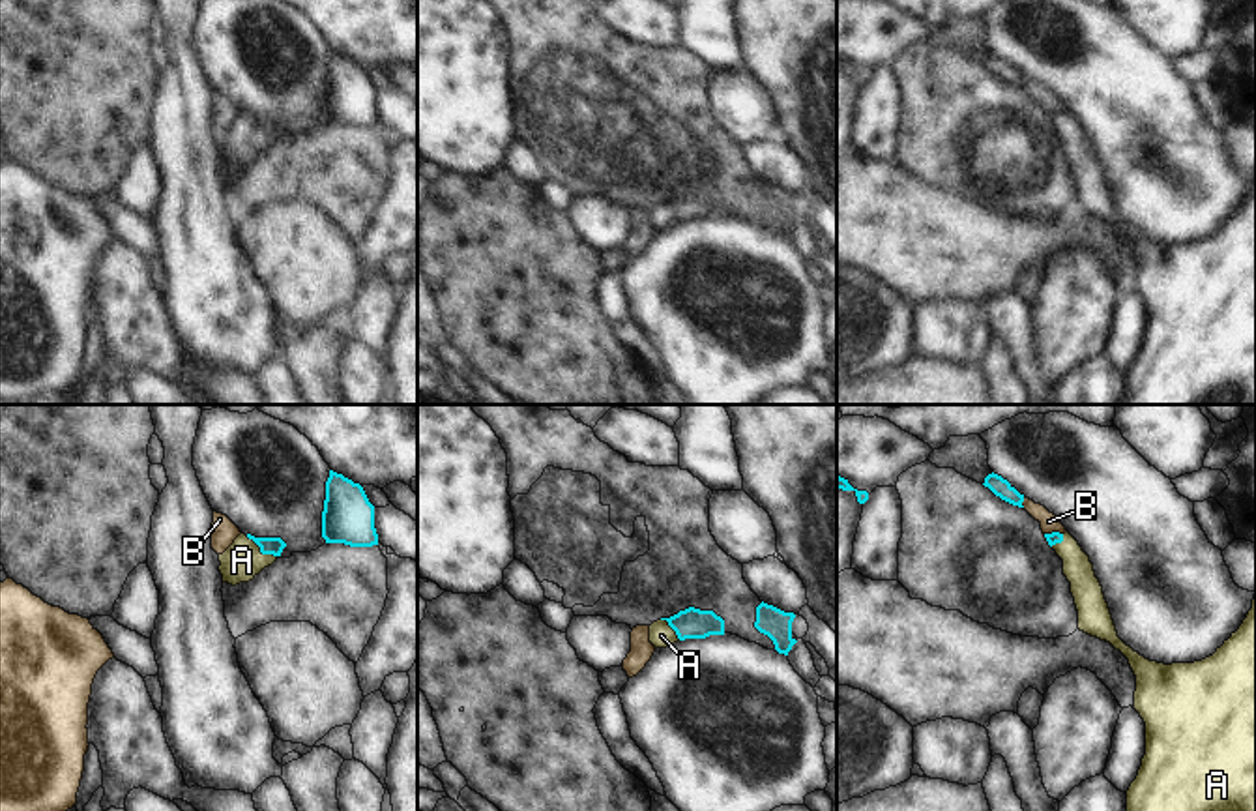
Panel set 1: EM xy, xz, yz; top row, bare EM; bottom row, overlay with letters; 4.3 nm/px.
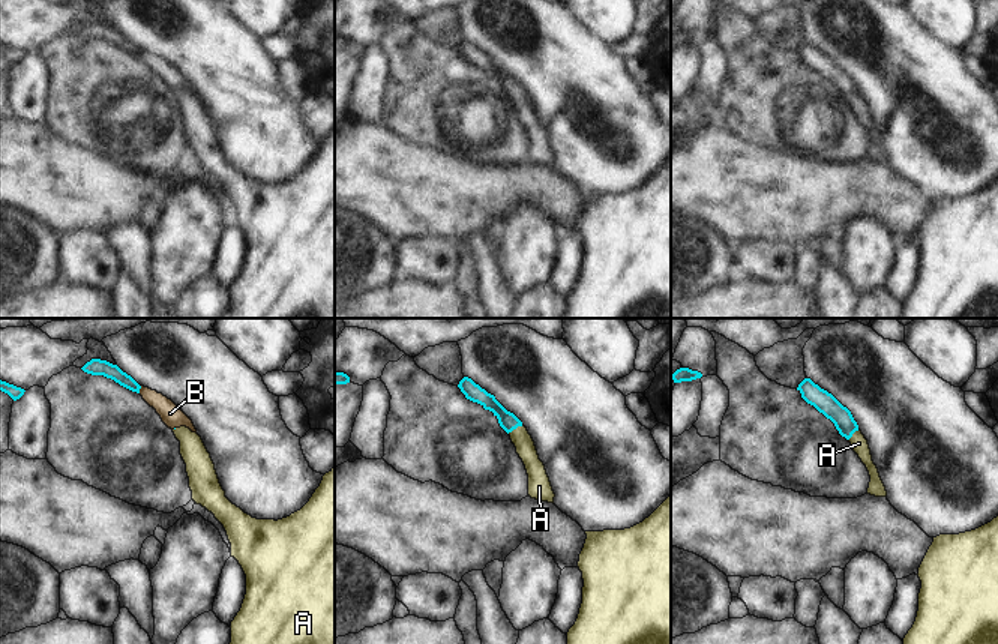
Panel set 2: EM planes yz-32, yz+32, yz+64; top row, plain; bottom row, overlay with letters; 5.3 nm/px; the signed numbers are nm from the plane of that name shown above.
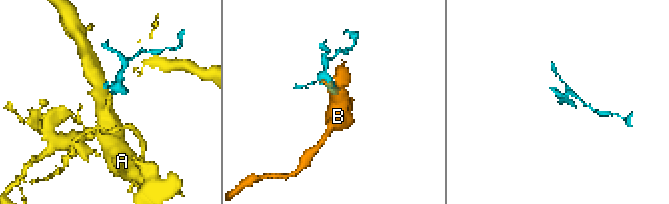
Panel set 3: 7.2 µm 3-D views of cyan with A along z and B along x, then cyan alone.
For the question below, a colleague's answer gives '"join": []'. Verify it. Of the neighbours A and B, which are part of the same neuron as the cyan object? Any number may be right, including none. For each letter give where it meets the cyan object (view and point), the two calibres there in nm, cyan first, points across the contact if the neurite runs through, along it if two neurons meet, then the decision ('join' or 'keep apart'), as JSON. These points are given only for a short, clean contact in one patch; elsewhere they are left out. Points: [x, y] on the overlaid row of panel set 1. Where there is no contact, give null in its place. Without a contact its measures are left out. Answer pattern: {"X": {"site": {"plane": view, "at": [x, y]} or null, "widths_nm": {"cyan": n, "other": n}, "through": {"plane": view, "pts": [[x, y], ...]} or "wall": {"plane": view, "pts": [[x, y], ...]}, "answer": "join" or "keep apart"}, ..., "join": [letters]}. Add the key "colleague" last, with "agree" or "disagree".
{"A": {"site": {"plane": "xy", "at": [261, 551]}, "widths_nm": {"cyan": 80, "other": 170}, "through": {"plane": "xy", "pts": [[268, 545], [261, 551], [242, 560]]}, "answer": "join"}, "B": {"site": {"plane": "yz", "at": [1022, 501]}, "widths_nm": {"cyan": 80, "other": 80}, "answer": "keep apart"}, "join": ["A"], "colleague": "disagree"}

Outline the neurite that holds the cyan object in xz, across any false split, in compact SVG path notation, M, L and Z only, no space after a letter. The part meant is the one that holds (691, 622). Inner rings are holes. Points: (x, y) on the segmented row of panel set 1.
M694 607L650 626L650 642L655 648L666 648L685 639L706 639L709 635L724 635L724 620L713 611Z

